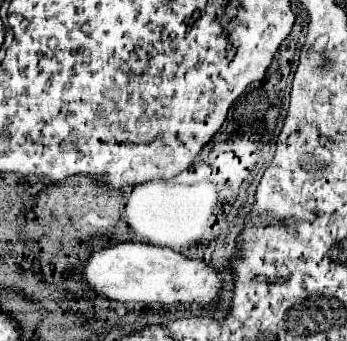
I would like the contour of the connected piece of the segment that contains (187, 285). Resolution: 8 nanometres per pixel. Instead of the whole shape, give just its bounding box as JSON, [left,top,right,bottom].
[82,241,222,307]

